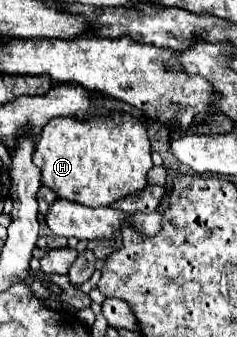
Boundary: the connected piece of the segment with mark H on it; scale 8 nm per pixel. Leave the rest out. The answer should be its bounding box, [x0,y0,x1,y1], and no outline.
[34,114,152,206]

